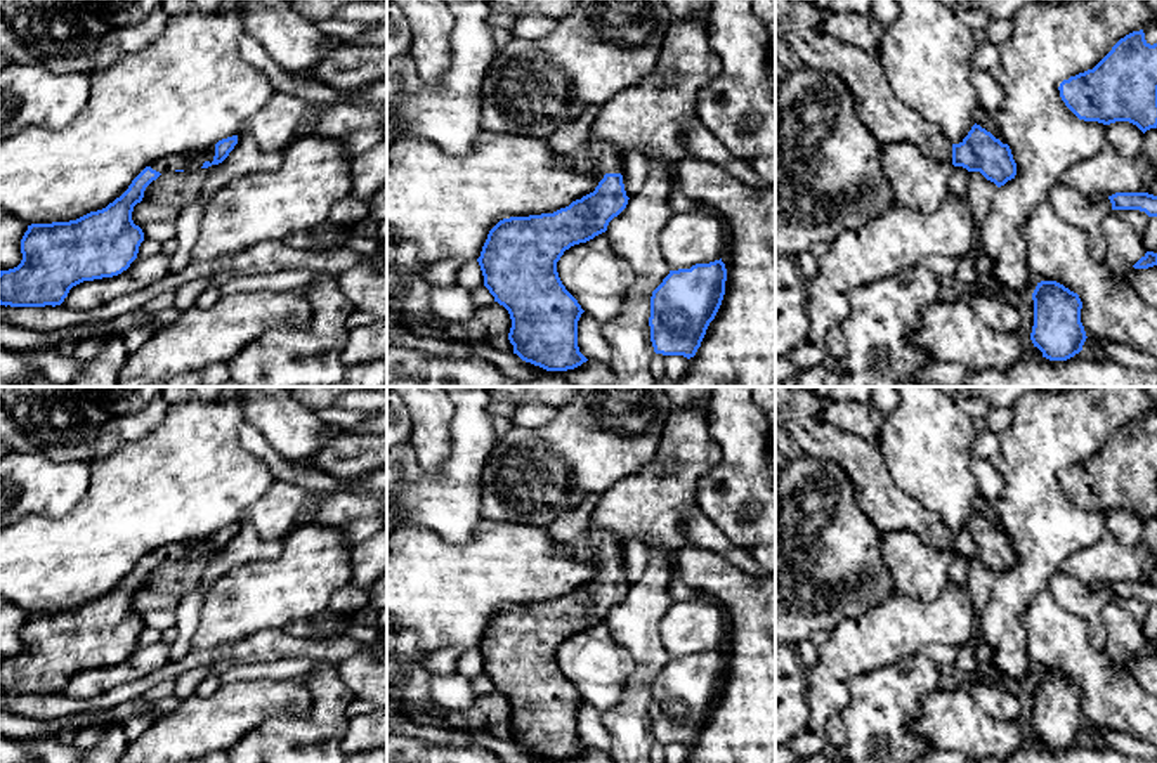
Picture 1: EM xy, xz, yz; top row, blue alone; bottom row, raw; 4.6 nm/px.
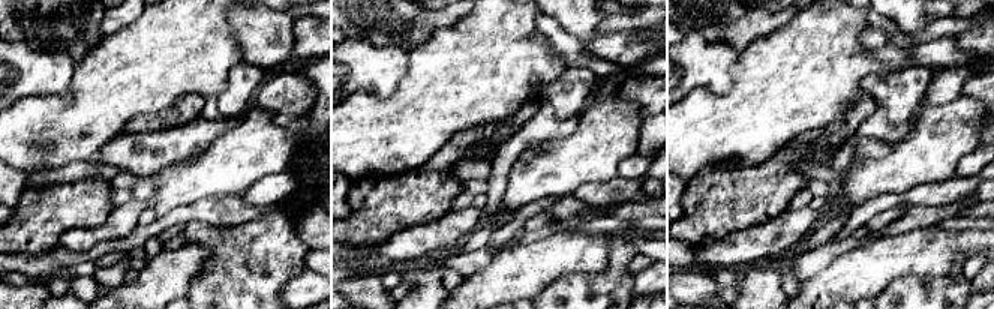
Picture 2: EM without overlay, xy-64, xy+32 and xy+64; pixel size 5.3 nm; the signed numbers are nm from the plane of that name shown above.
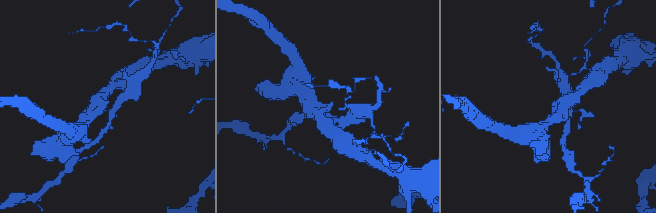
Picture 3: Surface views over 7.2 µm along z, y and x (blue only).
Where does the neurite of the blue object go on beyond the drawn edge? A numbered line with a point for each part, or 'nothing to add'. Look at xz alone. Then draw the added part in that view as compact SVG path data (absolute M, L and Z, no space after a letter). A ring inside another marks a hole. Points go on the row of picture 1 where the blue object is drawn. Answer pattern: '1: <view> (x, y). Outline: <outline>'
1: xz (573, 141). Outline: M586 106L578 118L557 128L548 144L579 172L595 173L602 180L605 173L623 173L624 158L612 144L592 137L598 111L600 106Z

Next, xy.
1: xy (195, 160). Outline: M210 146L205 151L196 151L187 156L170 156L158 160L149 166L160 173L175 172L175 170L193 172L193 170L199 170L205 161L212 163L213 156L215 156L215 146Z

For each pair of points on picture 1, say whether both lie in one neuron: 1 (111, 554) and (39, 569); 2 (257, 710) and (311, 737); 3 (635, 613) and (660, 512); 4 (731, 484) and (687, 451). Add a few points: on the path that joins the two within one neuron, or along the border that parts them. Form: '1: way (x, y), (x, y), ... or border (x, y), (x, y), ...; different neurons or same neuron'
1: way (94, 554), (56, 564); same neuron
2: border (309, 706), (302, 715), (273, 713), (238, 741); different neurons
3: border (646, 545), (660, 541), (673, 550); different neurons
4: border (710, 427), (722, 458), (699, 481), (699, 508); different neurons

